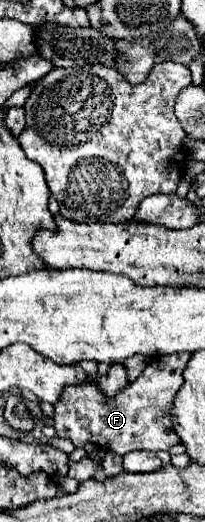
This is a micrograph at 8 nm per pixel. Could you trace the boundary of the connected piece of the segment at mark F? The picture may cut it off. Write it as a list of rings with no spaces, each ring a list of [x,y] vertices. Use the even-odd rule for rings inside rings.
[[[189,354],[153,358],[141,376],[115,398],[103,396],[91,378],[83,386],[67,386],[55,404],[53,428],[57,436],[71,440],[77,448],[91,442],[119,456],[125,456],[133,450],[169,450],[171,446],[179,444],[179,436],[175,434],[171,422],[171,406],[175,394],[183,386],[183,370],[189,358]]]

